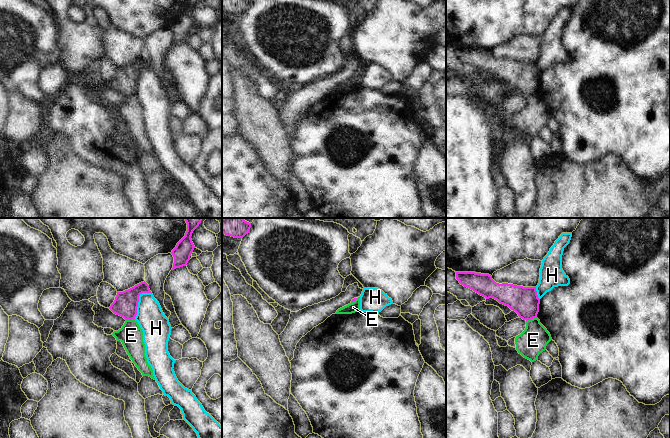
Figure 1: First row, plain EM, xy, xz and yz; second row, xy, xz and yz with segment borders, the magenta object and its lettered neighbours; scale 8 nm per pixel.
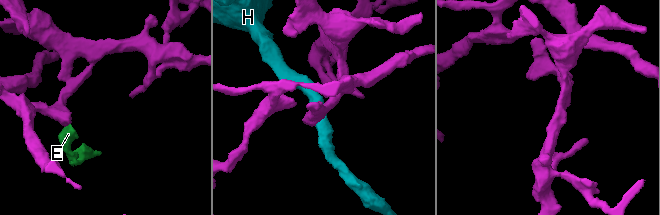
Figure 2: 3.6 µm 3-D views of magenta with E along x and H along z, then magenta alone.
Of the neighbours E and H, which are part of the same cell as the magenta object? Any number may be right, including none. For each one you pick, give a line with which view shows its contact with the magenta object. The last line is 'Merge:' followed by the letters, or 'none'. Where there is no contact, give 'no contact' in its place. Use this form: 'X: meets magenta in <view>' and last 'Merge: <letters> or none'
Merge: none

